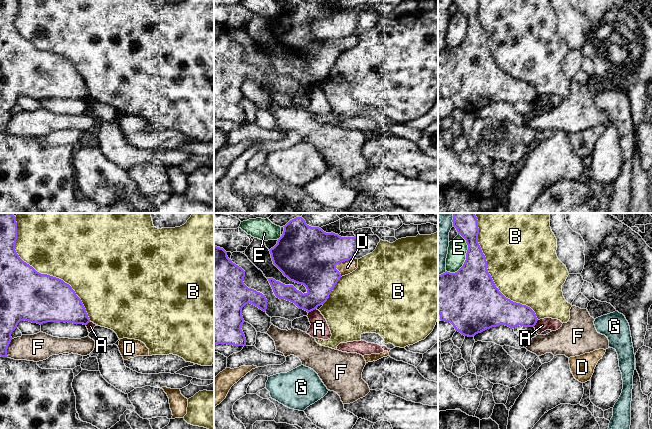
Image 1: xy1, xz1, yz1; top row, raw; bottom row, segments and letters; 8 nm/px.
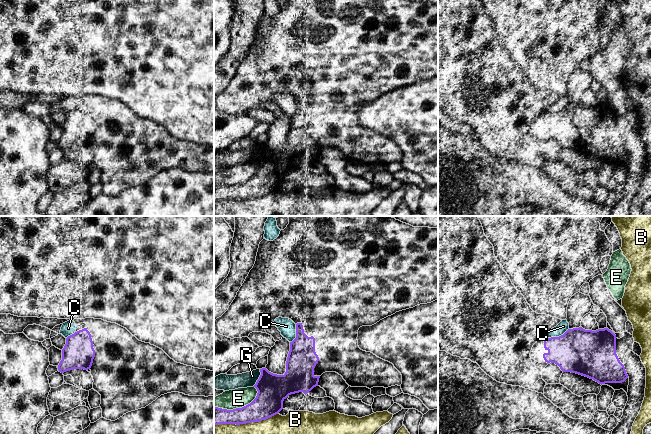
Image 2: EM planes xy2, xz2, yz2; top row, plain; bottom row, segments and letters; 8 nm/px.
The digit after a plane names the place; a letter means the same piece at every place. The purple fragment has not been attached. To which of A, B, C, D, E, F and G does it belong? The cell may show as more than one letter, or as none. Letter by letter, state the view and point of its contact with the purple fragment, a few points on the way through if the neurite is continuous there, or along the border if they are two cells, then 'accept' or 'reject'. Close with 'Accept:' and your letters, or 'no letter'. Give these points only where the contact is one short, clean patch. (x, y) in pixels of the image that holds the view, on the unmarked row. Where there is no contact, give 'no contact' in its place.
A: meets purple in xz1 at (311, 86); border along xz1 (315, 84), (308, 89); reject
B: meets purple in xy1 at (46, 50); reject
C: meets purple in yz2 at (556, 113); reject
D: meets purple in xz1 at (339, 39); border along xz1 (354, 33), (336, 41), (340, 52); reject
E: meets purple in xz2 at (237, 184); reject
F: meets purple in xy1 at (7, 124); border along xy1 (12, 115), (7, 125), (7, 132); reject
G: meets purple in xz2 at (259, 154); reject
Accept: no letter

